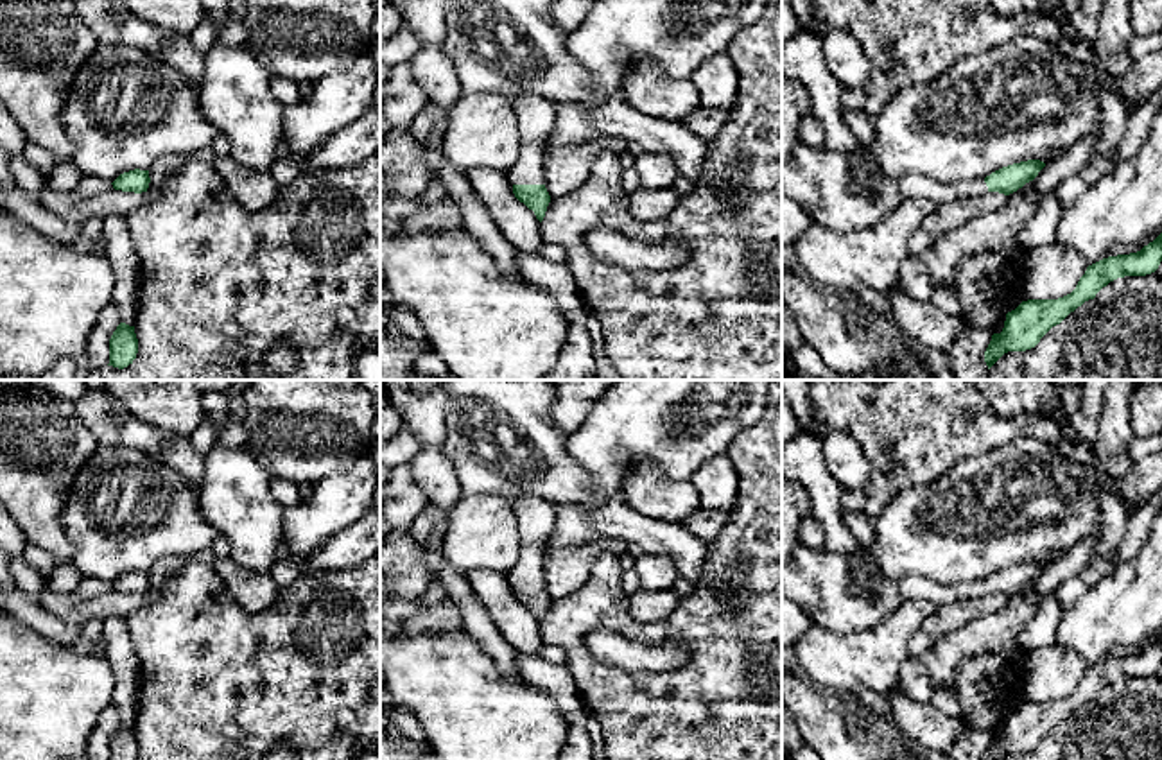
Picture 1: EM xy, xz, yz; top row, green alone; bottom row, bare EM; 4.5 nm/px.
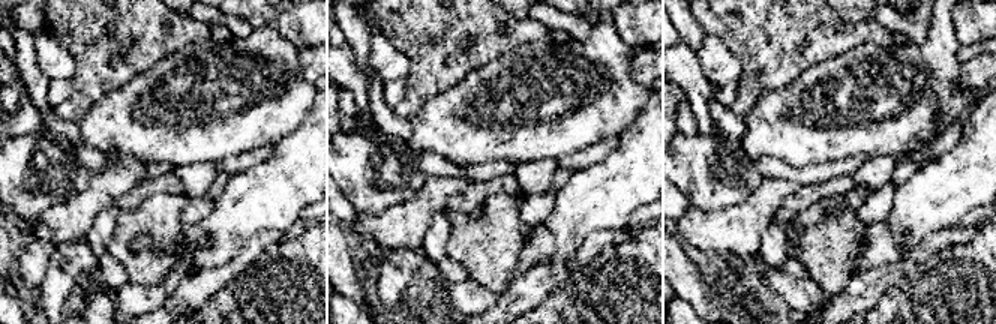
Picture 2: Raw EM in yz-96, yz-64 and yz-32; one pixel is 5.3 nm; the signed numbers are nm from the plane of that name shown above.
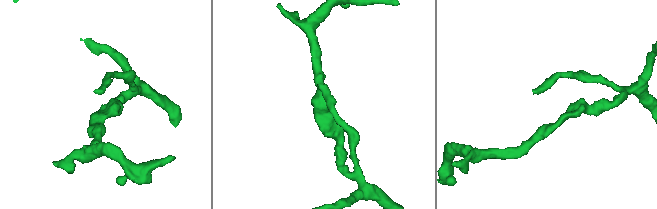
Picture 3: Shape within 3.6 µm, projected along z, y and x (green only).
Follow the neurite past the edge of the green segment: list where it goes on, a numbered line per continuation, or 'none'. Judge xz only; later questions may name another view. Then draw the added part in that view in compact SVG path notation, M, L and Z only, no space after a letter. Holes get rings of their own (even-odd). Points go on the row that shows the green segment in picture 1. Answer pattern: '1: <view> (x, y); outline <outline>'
1: xz (537, 115); outline M520 93L513 97L520 127L520 154L506 172L509 185L543 185L543 145L556 122L556 108L551 100Z

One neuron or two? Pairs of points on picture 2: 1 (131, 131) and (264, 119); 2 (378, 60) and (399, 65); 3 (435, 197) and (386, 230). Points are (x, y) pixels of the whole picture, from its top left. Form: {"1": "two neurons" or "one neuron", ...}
{"1": "one neuron", "2": "one neuron", "3": "one neuron"}

